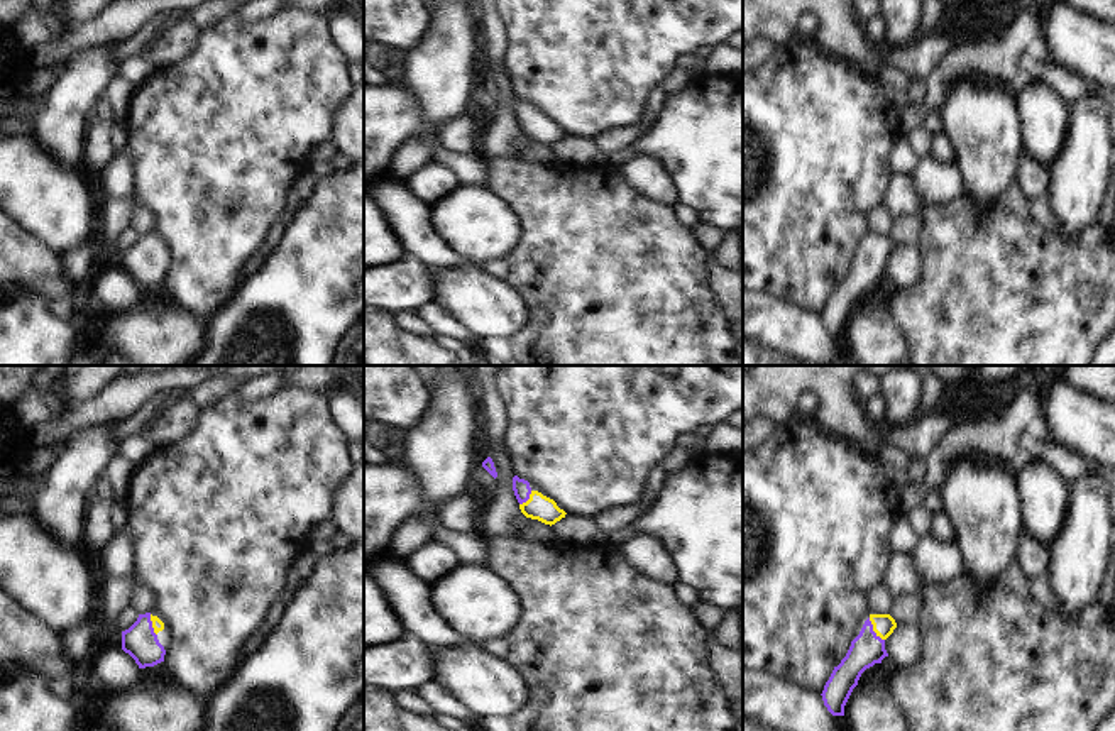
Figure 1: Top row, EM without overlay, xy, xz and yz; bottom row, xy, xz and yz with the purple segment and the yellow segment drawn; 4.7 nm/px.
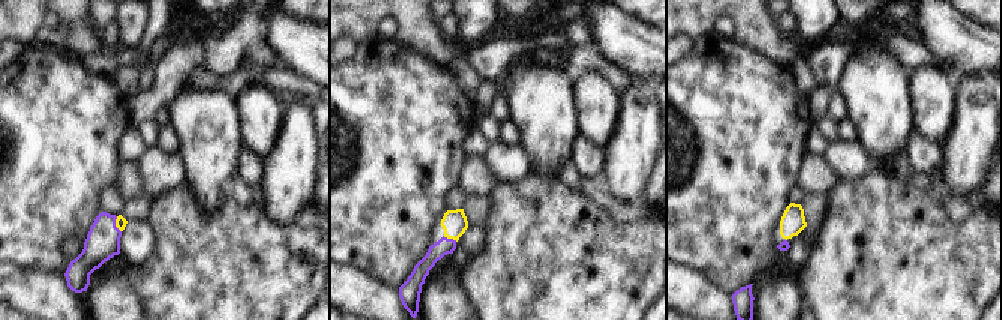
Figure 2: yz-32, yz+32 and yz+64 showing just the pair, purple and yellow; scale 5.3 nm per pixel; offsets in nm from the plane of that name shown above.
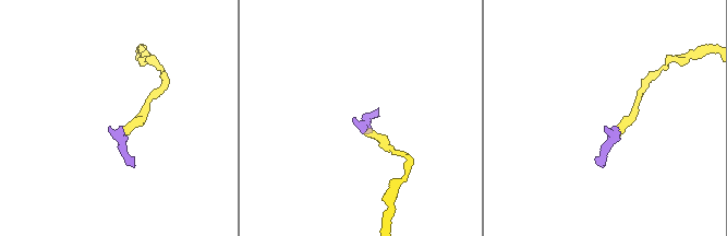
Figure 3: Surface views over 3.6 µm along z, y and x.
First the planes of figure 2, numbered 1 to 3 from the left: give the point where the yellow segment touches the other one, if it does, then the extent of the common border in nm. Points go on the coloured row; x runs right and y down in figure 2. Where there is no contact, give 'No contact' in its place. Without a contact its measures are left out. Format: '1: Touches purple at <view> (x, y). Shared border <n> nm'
1: Touches purple at yz-32 (114, 224). Shared border 90 nm
2: Touches purple at yz+32 (450, 239). Shared border 80 nm
3: No contact

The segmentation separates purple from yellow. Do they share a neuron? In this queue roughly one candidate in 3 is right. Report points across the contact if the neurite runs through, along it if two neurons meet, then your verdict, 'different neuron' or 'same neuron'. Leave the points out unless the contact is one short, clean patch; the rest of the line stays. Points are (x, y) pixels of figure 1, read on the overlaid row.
across yz (867, 648), (872, 630), (884, 625) | same neuron

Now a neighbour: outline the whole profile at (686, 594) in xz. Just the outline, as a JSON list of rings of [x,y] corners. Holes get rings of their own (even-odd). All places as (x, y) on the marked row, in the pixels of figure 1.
[[[680,580],[672,584],[672,592],[684,606],[694,607],[699,602],[699,594]]]

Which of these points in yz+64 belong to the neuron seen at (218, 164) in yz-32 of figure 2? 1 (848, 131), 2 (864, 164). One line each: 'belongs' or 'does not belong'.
1: does not belong
2: does not belong

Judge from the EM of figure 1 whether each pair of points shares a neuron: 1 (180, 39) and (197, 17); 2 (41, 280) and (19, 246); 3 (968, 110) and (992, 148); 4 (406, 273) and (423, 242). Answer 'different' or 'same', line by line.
1: different
2: same
3: same
4: different

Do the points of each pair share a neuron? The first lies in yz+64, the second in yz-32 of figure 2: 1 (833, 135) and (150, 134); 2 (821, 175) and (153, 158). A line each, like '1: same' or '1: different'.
1: same
2: different

